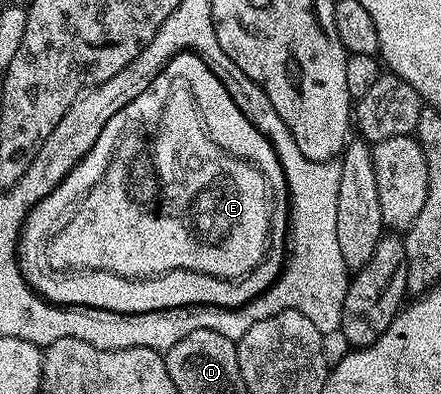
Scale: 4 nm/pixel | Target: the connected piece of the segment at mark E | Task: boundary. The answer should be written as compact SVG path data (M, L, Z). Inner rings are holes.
M193 52L177 54L159 74L150 79L150 86L136 96L108 124L104 132L92 144L92 148L72 168L67 178L40 204L30 209L26 223L22 225L22 236L18 243L22 276L30 283L30 289L37 292L51 304L64 306L95 306L101 310L119 310L135 314L145 310L163 310L173 306L231 306L245 304L242 299L242 285L255 279L259 267L266 263L266 255L274 250L276 231L276 193L270 180L254 159L236 156L226 146L226 98L228 88L216 80L216 76L204 64L204 60Z

